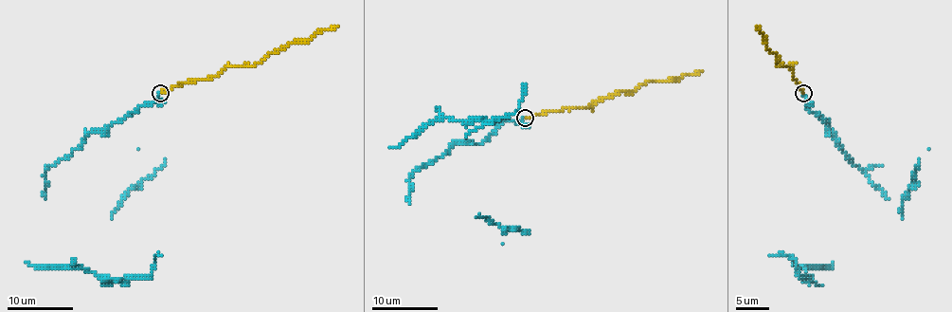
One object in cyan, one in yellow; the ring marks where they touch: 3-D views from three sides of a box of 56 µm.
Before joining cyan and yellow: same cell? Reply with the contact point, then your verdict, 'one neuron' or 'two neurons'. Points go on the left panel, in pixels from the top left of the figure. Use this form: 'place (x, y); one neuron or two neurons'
place (160, 93); two neurons

